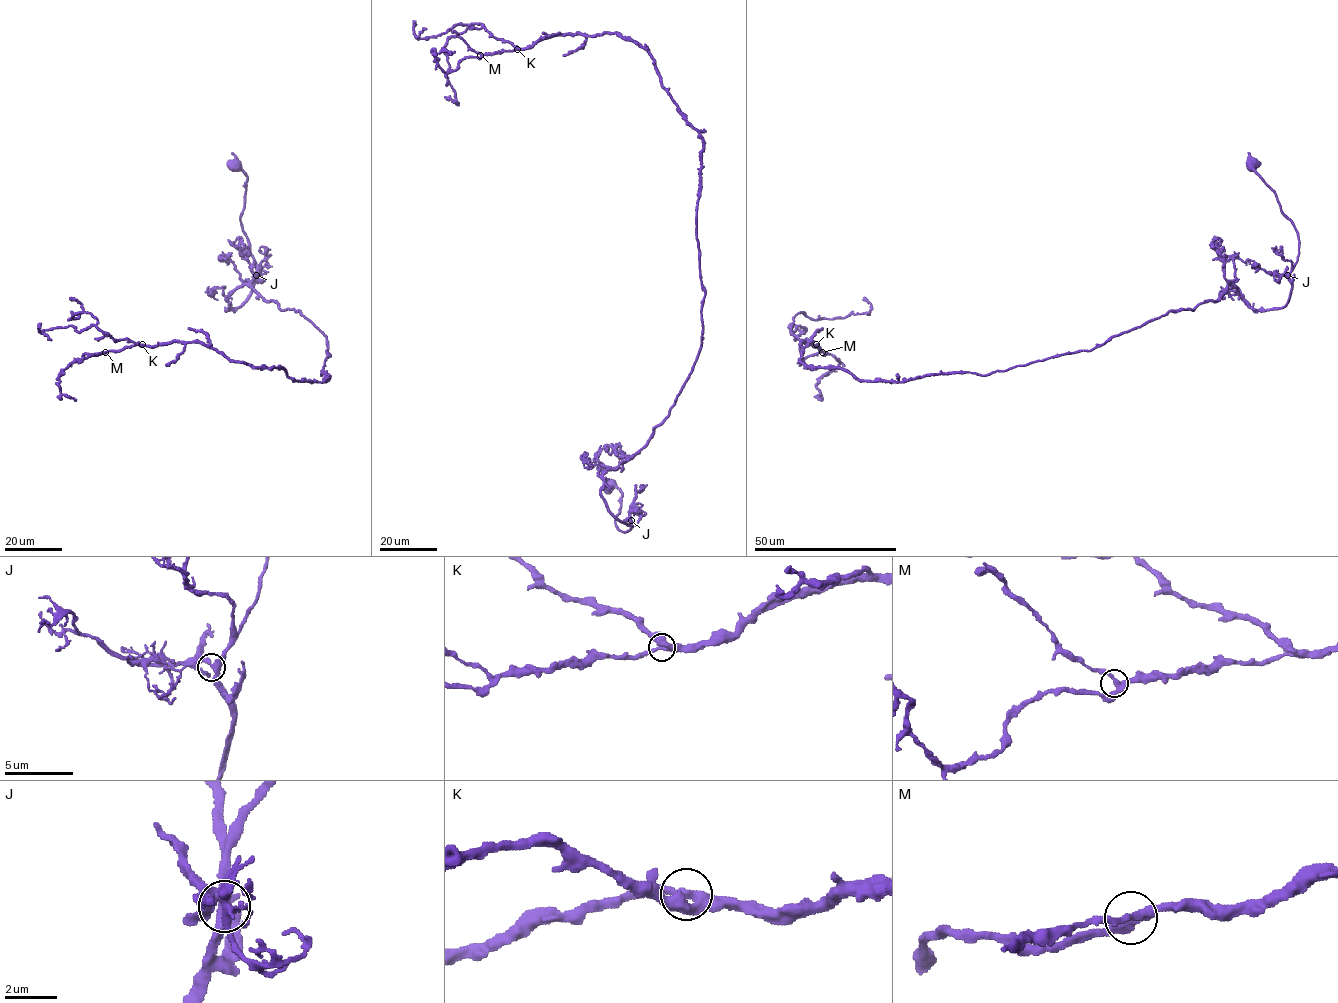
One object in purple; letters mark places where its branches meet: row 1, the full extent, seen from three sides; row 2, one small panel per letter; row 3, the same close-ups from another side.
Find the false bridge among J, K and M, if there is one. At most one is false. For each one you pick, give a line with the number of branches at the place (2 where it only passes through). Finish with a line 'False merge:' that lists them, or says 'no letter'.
False merge: no letter

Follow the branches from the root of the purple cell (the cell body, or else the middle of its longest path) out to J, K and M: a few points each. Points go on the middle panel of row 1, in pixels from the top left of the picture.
J: (610, 485), (615, 486), (622, 493), (615, 526), (625, 532), (630, 529), (631, 520)
K: (610, 485), (625, 532), (602, 475), (647, 443), (700, 347), (703, 141), (632, 41), (553, 34), (517, 49)
M: (610, 485), (625, 532), (602, 475), (647, 443), (700, 347), (703, 139), (652, 56), (616, 34), (480, 55)

